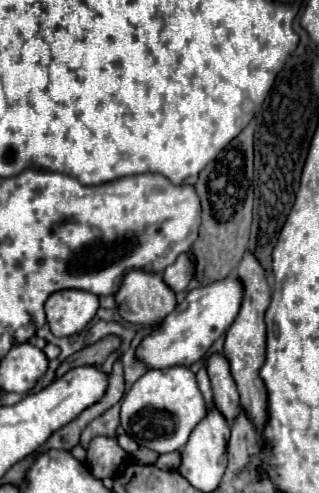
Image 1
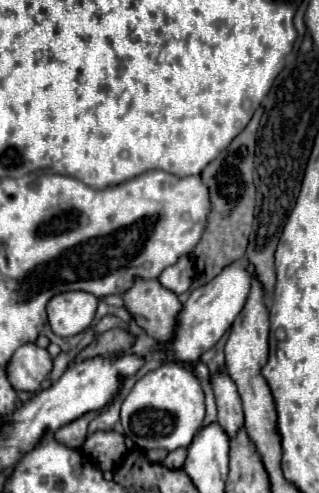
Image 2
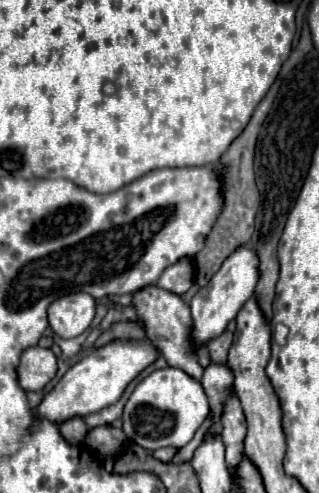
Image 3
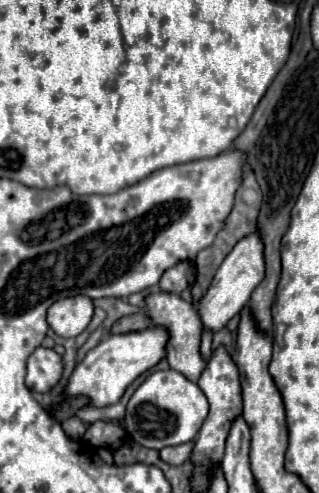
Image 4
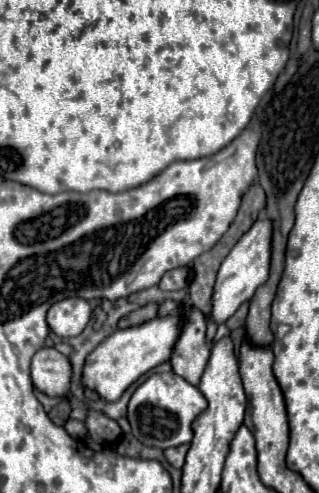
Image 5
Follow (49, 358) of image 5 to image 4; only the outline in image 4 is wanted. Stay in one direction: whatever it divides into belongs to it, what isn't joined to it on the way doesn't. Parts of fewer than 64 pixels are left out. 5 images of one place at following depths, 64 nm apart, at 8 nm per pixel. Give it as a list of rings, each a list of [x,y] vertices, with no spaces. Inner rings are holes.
[[[36,348],[34,354],[28,358],[26,386],[34,392],[50,392],[62,378],[62,372],[62,356],[58,356],[50,348]]]

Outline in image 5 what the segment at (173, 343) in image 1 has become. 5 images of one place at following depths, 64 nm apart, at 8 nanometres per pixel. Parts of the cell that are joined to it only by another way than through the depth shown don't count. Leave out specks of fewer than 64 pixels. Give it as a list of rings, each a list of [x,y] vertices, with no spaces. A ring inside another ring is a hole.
[[[268,218],[256,220],[254,226],[236,242],[236,246],[230,250],[230,254],[224,258],[218,270],[210,320],[214,320],[216,324],[226,322],[240,308],[240,304],[250,300],[256,288],[268,280],[270,250],[272,250],[272,220]]]

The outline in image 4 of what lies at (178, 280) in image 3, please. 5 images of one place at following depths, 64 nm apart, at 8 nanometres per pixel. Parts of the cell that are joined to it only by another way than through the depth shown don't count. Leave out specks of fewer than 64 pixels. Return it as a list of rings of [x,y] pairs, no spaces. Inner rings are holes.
[[[180,262],[176,266],[172,266],[170,270],[164,272],[164,276],[160,278],[160,288],[164,292],[172,292],[172,294],[180,294],[182,290],[186,290],[190,286],[192,280],[192,264],[190,262]]]

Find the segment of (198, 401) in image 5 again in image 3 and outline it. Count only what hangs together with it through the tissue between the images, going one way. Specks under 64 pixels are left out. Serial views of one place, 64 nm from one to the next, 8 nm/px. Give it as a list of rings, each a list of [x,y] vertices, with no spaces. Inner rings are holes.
[[[168,366],[164,370],[154,370],[136,386],[124,406],[122,430],[134,444],[148,450],[158,450],[164,446],[182,448],[192,440],[194,432],[200,428],[208,414],[208,398],[200,382],[190,378],[180,368]]]

